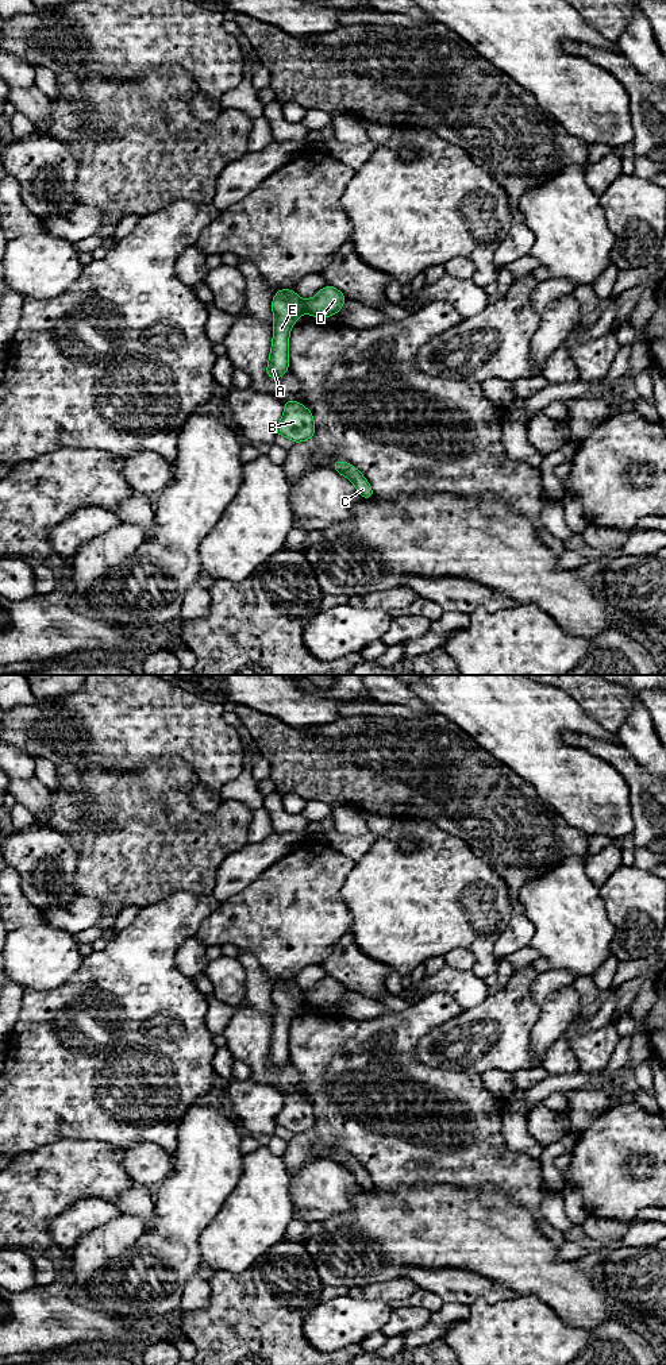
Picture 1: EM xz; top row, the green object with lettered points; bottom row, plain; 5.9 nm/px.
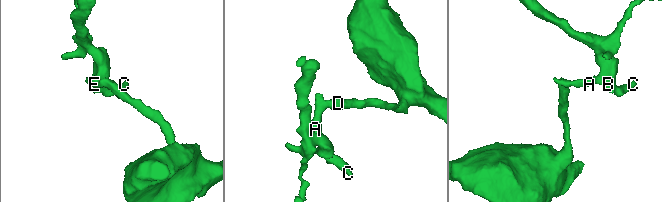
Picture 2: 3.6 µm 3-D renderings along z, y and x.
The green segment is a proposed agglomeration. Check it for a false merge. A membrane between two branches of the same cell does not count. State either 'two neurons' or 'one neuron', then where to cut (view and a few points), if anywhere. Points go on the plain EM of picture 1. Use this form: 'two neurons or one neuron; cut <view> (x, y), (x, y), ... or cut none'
two neurons; cut xz (303, 993), (305, 1002)

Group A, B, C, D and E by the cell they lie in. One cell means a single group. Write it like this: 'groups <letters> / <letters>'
groups A B C E / D

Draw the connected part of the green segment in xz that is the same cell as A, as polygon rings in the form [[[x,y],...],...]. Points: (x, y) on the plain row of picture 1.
[[[278,980],[272,991],[272,1002],[273,1033],[266,1067],[278,1071],[289,1063],[289,1023],[294,1013],[305,1003],[304,991],[290,980]]]

